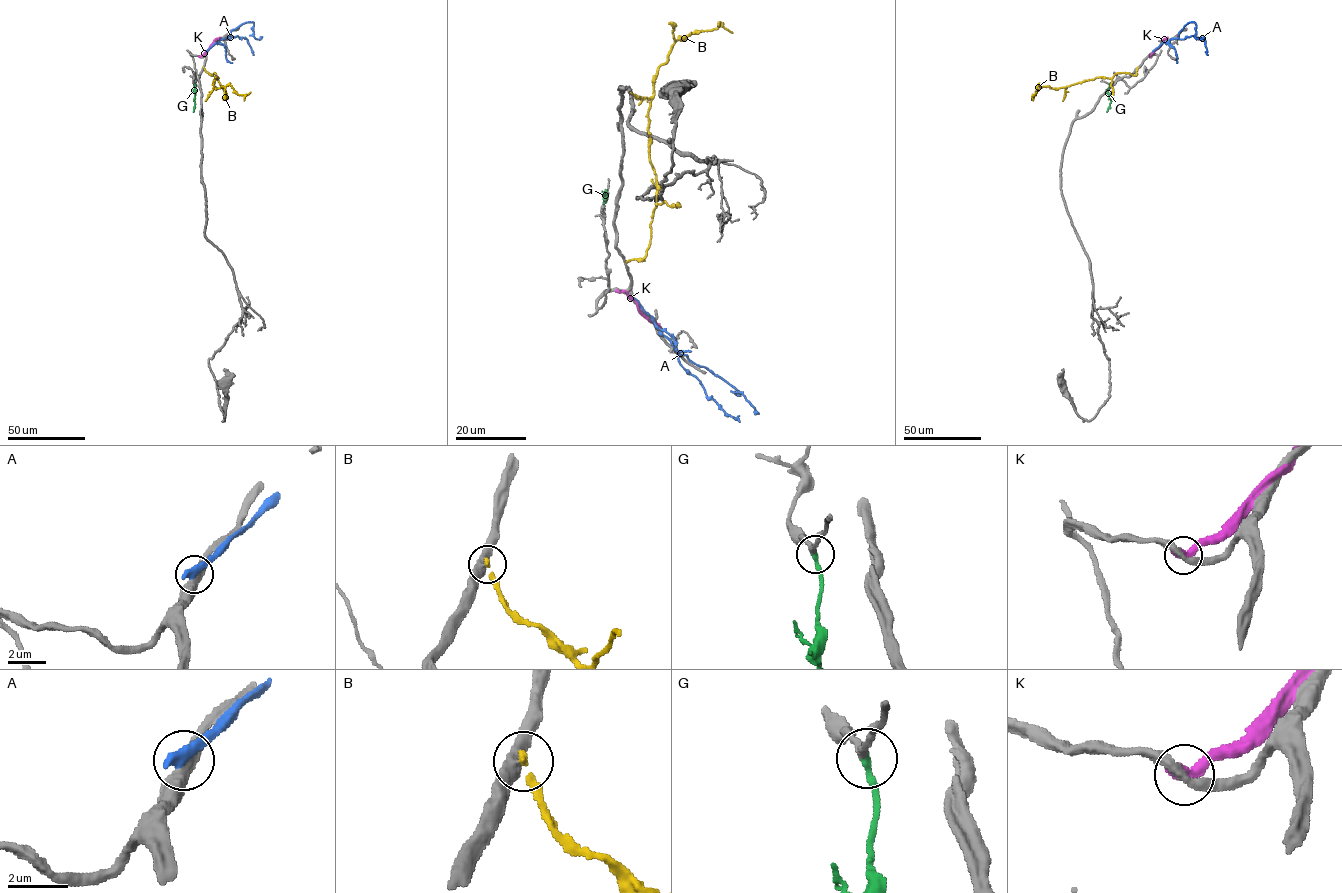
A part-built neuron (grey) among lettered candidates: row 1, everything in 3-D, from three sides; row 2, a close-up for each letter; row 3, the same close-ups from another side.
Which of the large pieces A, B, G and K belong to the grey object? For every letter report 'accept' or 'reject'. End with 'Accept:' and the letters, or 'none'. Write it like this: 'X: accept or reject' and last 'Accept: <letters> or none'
A: reject
B: reject
G: accept
K: reject
Accept: G

